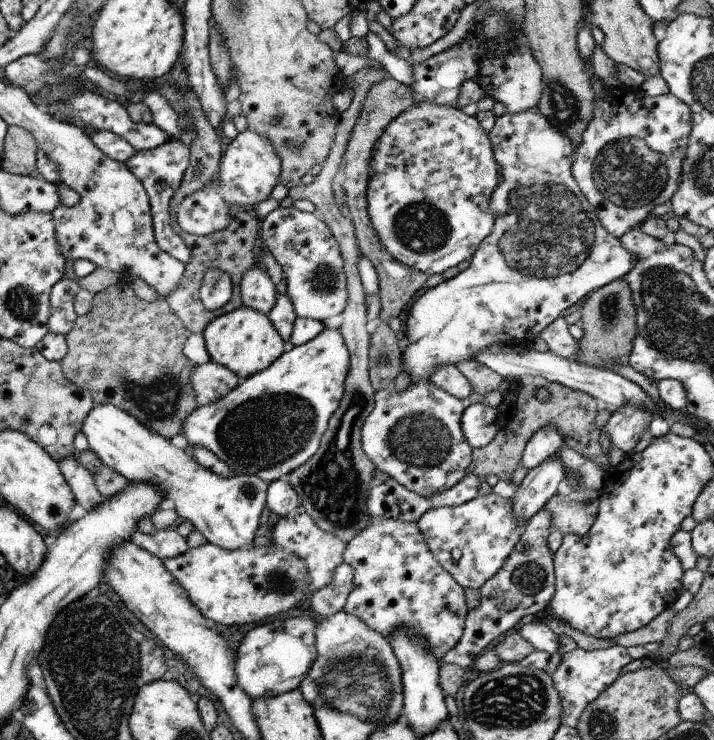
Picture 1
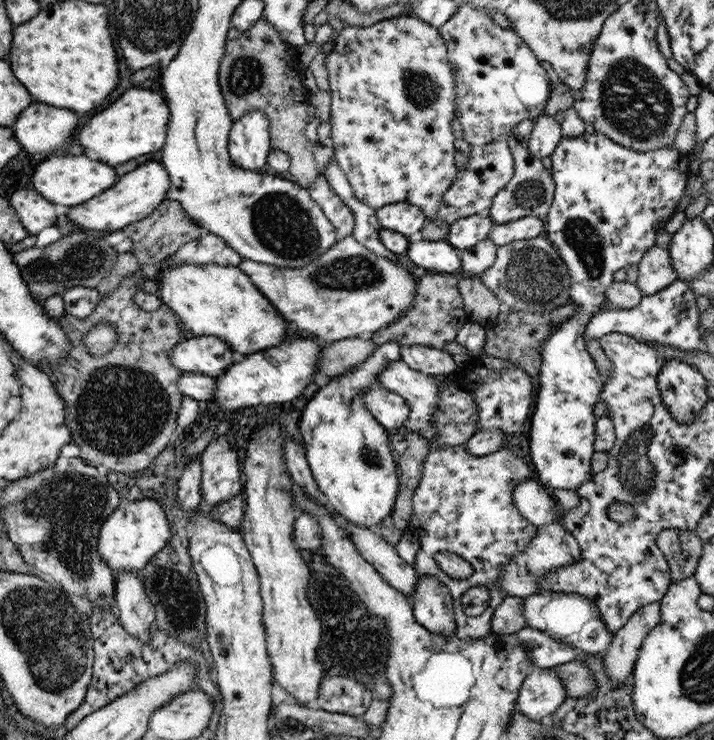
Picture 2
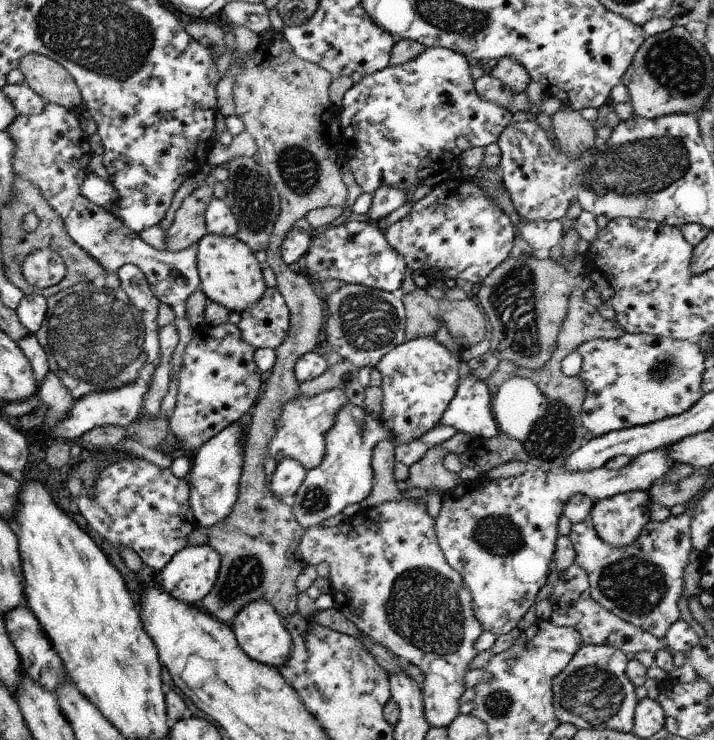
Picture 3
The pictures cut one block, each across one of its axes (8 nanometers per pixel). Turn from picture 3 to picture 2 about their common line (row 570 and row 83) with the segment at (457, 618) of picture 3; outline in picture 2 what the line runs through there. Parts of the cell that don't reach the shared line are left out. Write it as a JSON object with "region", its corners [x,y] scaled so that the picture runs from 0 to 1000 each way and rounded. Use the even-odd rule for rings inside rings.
{"region":[[[563,19],[556,23],[534,27],[514,36],[482,35],[475,42],[473,51],[466,59],[465,68],[457,80],[457,92],[461,100],[464,119],[464,145],[461,166],[464,170],[464,189],[466,204],[471,208],[472,220],[482,231],[487,246],[492,249],[494,264],[514,276],[518,281],[529,284],[539,276],[567,273],[588,280],[598,292],[599,299],[612,295],[612,286],[618,277],[619,265],[633,251],[641,228],[636,220],[632,204],[636,203],[636,188],[633,180],[633,162],[640,151],[640,122],[637,103],[634,101],[634,86],[627,81],[626,62],[616,49],[615,39],[597,32],[584,22]]]}

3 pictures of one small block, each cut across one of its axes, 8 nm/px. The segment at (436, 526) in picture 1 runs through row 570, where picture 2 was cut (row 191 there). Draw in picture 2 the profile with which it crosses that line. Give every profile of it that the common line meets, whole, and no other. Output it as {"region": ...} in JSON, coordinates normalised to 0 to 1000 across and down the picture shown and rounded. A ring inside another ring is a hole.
{"region":[[[644,3],[637,20],[613,39],[626,62],[627,81],[636,89],[640,122],[637,157],[647,170],[648,188],[661,197],[661,211],[657,212],[653,228],[639,234],[633,251],[619,265],[612,286],[612,295],[632,304],[654,292],[682,289],[692,265],[711,249],[718,236],[720,220],[711,185],[728,165],[751,162],[761,154],[775,118],[742,64],[717,39],[695,32],[681,11]]]}

